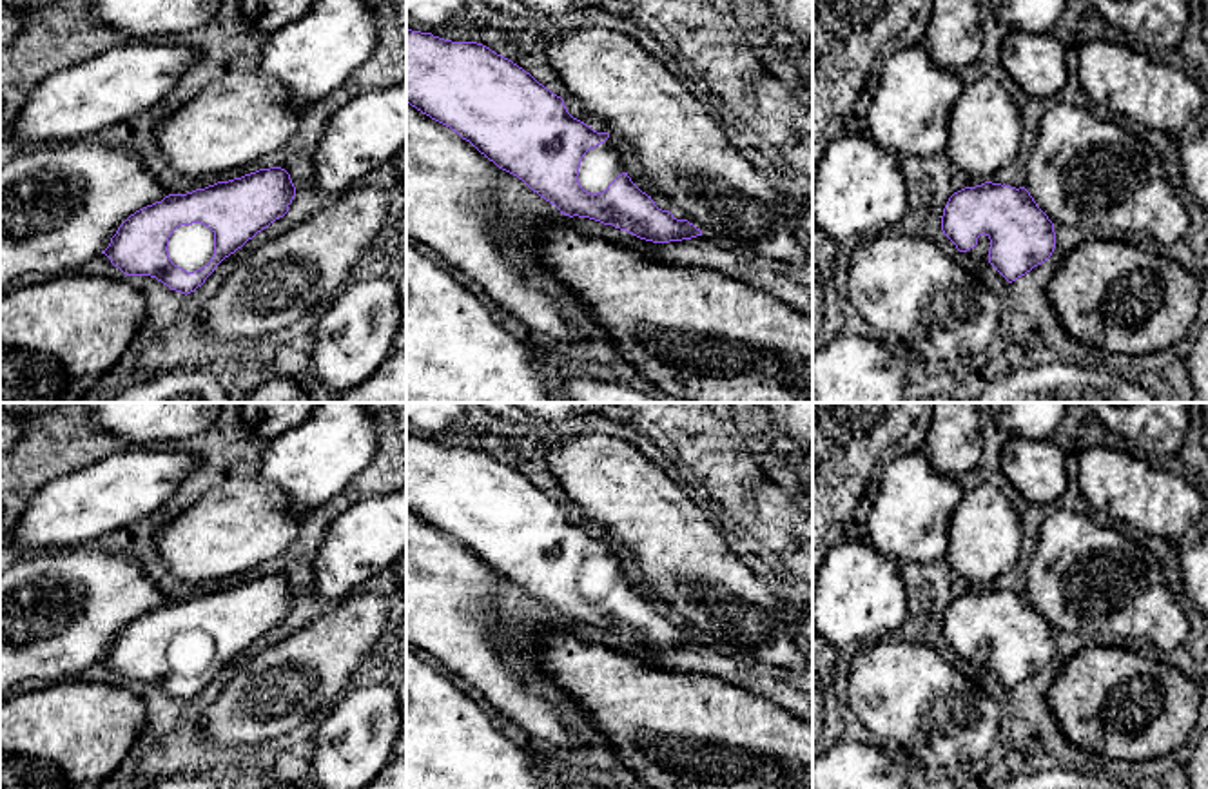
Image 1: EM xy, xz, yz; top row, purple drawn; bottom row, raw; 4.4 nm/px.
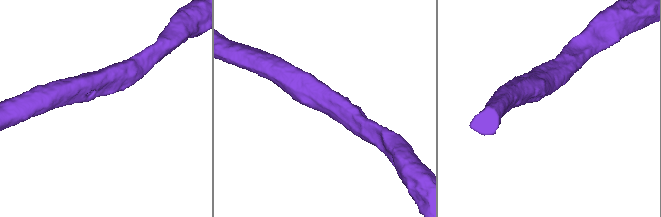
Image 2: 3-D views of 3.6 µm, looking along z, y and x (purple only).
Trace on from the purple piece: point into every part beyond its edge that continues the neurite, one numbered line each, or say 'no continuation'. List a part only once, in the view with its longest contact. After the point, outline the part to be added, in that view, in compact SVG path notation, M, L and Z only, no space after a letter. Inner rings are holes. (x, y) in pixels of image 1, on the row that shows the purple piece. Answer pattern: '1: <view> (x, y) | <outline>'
1: xy (191, 247) | M181 225L169 238L169 258L187 272L205 267L214 254L214 232L201 225Z

